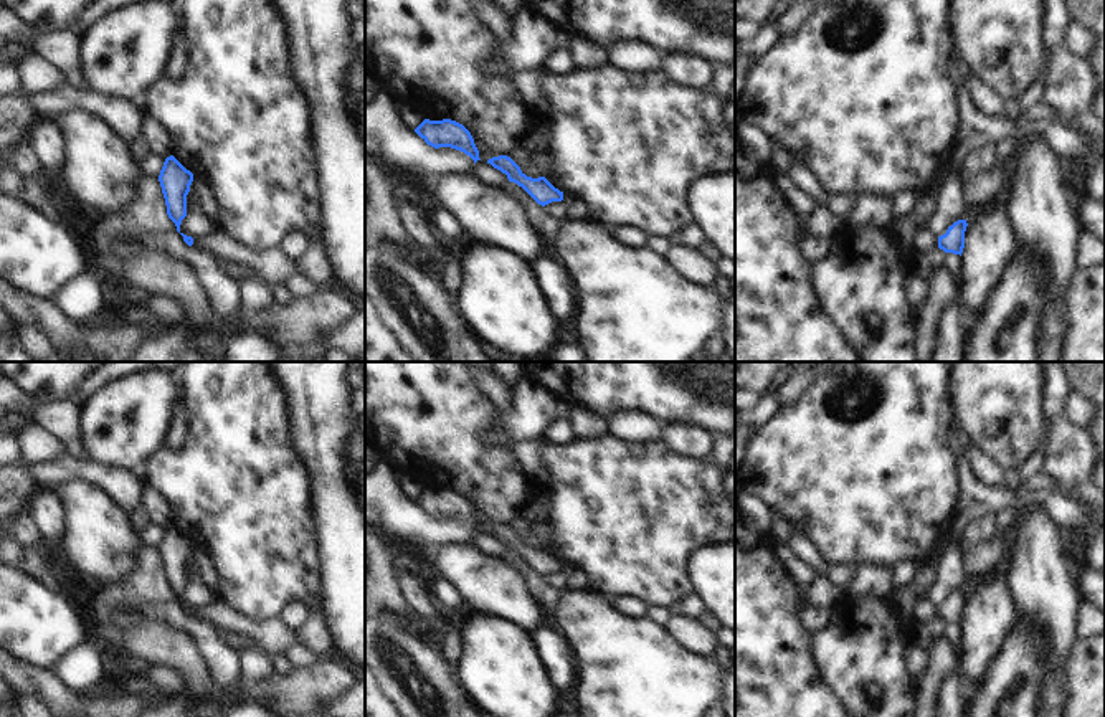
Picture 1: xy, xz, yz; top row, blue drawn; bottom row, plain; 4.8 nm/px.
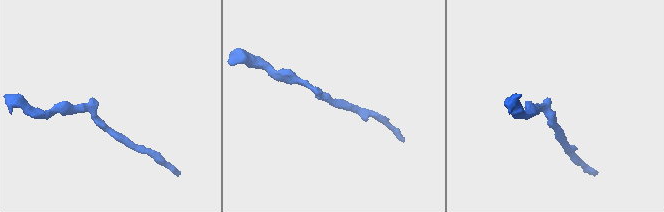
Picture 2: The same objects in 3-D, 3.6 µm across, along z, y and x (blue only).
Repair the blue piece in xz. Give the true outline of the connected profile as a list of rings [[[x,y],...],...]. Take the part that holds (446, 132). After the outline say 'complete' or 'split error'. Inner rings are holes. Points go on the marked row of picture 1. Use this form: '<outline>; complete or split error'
[[[424,119],[415,132],[431,147],[451,147],[469,155],[474,164],[479,159],[479,150],[471,132],[459,122],[451,119],[429,121]]]; complete

